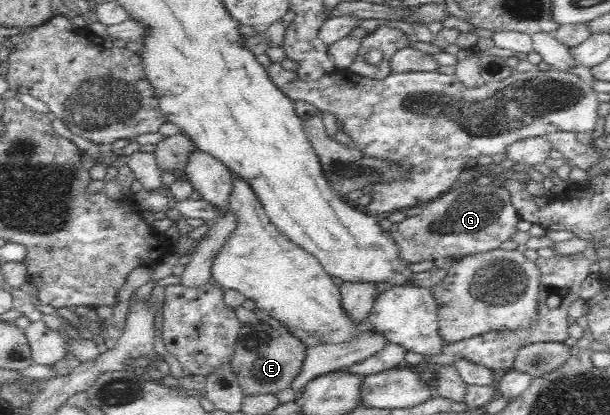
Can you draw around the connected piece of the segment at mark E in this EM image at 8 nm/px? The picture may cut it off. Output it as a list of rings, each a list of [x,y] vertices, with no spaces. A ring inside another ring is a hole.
[[[258,320],[257,323],[242,324],[230,363],[231,372],[237,375],[244,395],[276,394],[290,387],[303,365],[307,350],[308,347],[299,338],[292,334],[281,333],[265,321]]]

